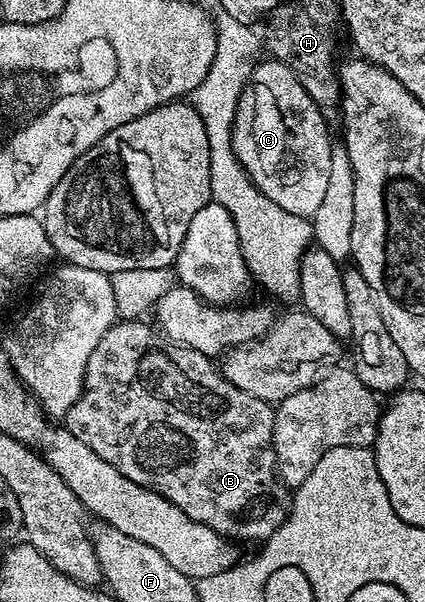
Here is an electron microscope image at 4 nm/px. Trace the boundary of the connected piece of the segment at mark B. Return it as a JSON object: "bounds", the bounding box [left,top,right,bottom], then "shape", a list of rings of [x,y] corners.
{"bounds":[65,319,289,542],"shape":[[[120,319],[97,342],[89,354],[89,366],[85,366],[83,393],[67,412],[65,427],[125,478],[161,494],[177,510],[185,510],[193,522],[201,522],[232,542],[266,542],[289,511],[289,492],[275,471],[271,448],[275,408],[237,390],[217,370],[212,357],[168,344],[150,323],[143,323],[147,322]]]}

